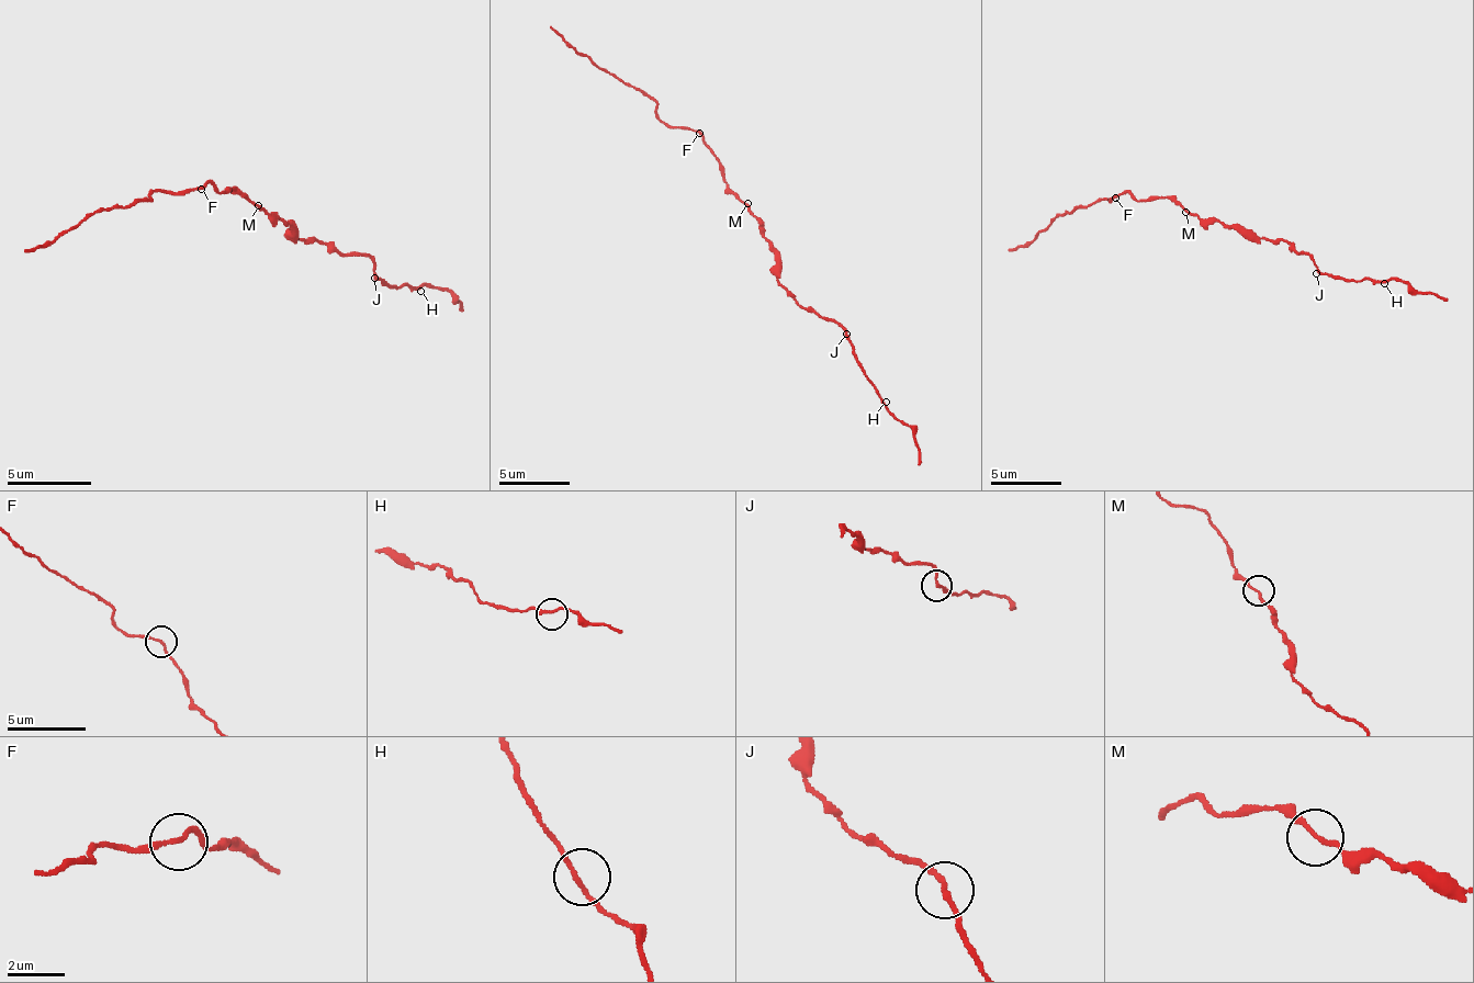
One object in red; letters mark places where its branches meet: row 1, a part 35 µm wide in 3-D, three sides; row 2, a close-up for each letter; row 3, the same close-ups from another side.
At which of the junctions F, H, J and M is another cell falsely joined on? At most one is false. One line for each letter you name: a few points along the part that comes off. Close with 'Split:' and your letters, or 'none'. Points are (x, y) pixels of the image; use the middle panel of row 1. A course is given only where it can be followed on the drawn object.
F: (700, 132), (661, 121), (648, 95), (600, 71), (551, 25)
Split: F

